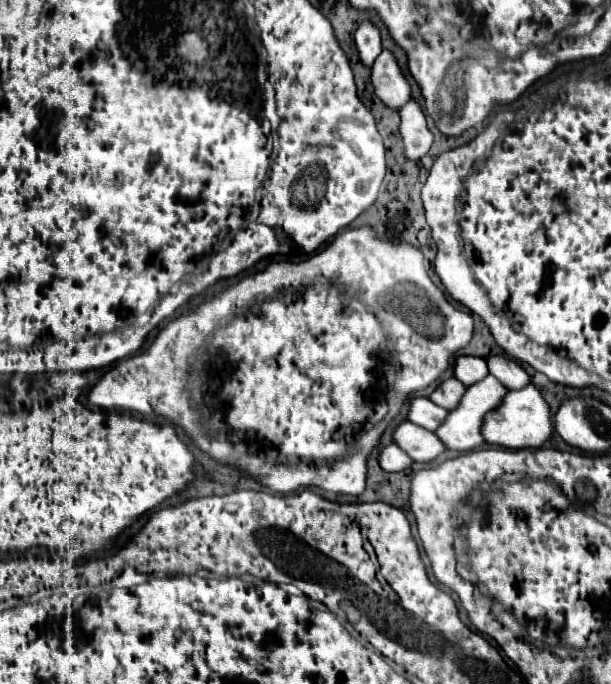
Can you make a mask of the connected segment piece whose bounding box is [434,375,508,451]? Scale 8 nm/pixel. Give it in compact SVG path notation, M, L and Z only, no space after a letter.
M492 375L484 377L484 381L478 381L478 383L472 385L472 387L466 387L466 391L464 391L464 395L462 395L458 407L452 409L452 411L448 411L448 417L444 419L444 423L434 431L436 437L438 437L448 449L452 449L452 451L474 451L474 449L482 447L482 445L484 445L484 437L482 437L482 433L480 433L480 427L482 427L484 415L486 415L488 411L496 409L496 405L500 405L500 401L502 401L502 397L506 395L506 391L508 391L508 389L506 389L500 381L496 381L496 377L492 377Z

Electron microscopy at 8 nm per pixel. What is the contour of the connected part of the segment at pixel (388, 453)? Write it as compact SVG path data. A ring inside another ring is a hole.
M390 443L390 445L386 445L380 451L378 463L380 463L380 467L384 471L390 471L392 473L392 471L404 471L404 469L408 469L412 465L412 459L398 445Z

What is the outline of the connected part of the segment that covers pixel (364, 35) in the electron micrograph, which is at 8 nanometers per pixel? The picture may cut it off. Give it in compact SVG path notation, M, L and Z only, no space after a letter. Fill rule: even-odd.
M364 21L364 23L356 29L356 49L358 49L360 61L362 61L366 67L372 67L374 61L376 61L376 57L378 57L380 51L382 51L378 27L374 27L372 23Z

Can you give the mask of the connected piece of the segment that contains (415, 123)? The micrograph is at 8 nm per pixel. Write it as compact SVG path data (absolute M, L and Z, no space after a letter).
M410 99L402 109L400 109L400 135L404 143L404 155L410 161L416 161L424 157L434 141L434 135L426 127L426 117L422 113L422 107Z

